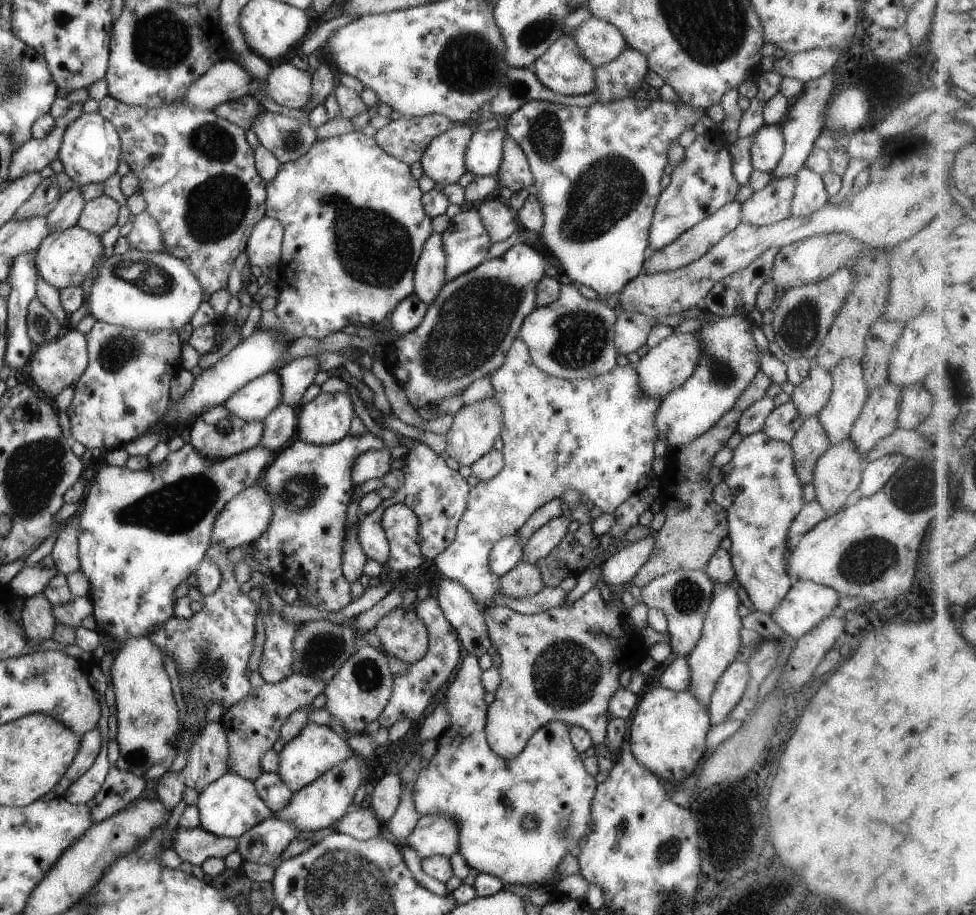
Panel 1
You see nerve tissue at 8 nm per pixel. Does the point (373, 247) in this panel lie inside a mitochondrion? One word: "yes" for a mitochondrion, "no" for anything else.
yes

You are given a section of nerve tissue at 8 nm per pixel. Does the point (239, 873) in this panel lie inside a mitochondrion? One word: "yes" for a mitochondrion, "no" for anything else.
no

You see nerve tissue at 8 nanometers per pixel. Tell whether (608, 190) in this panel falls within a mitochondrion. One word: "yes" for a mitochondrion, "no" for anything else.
yes

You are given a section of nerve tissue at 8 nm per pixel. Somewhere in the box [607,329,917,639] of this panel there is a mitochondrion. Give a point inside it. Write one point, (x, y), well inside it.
(868, 561)

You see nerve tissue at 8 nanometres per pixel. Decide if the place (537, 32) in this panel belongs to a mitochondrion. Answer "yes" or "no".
yes

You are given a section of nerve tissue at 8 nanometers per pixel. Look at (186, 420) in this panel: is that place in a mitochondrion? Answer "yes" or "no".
no

